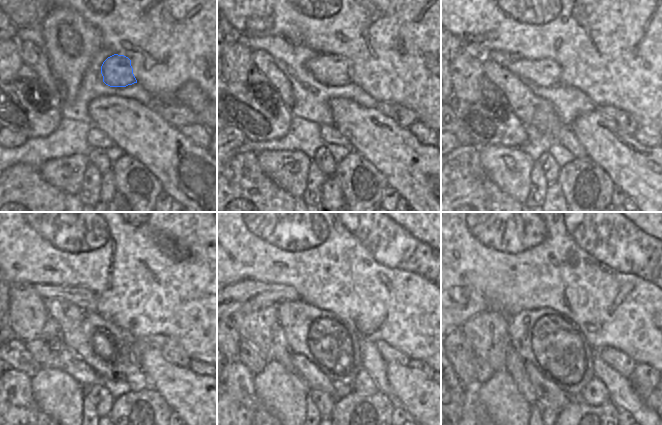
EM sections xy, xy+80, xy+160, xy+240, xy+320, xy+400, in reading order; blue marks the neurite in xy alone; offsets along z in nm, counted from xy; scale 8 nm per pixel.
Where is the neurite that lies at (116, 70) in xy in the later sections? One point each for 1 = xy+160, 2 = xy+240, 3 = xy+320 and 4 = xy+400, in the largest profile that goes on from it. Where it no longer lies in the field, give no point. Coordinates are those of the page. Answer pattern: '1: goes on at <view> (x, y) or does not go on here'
1: goes on at xy+160 (543, 72)
2: goes on at xy+240 (81, 296)
3: goes on at xy+320 (245, 296)
4: goes on at xy+400 (461, 308)

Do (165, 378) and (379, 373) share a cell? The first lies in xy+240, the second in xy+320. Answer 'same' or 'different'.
different

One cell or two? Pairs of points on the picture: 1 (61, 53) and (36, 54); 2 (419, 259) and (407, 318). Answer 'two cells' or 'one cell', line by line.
1: two cells
2: one cell

